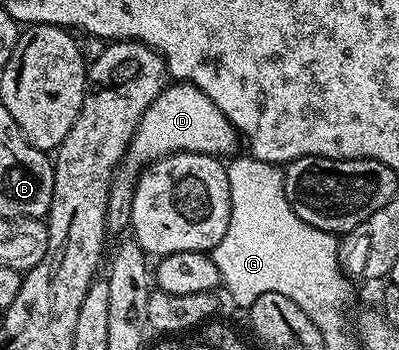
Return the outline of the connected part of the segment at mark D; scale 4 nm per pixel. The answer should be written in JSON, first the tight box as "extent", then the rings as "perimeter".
{"extent":[107,83,240,233],"perimeter":[[[167,83],[166,89],[154,99],[152,106],[144,110],[144,118],[140,118],[134,137],[130,139],[130,144],[126,148],[126,157],[122,159],[118,171],[114,174],[108,194],[107,229],[114,233],[130,228],[134,186],[146,165],[153,164],[154,161],[174,152],[199,152],[226,158],[239,151],[238,142],[240,143],[240,134],[220,110],[220,106],[216,106],[216,102],[208,98],[208,94],[201,92],[195,84]]]}

